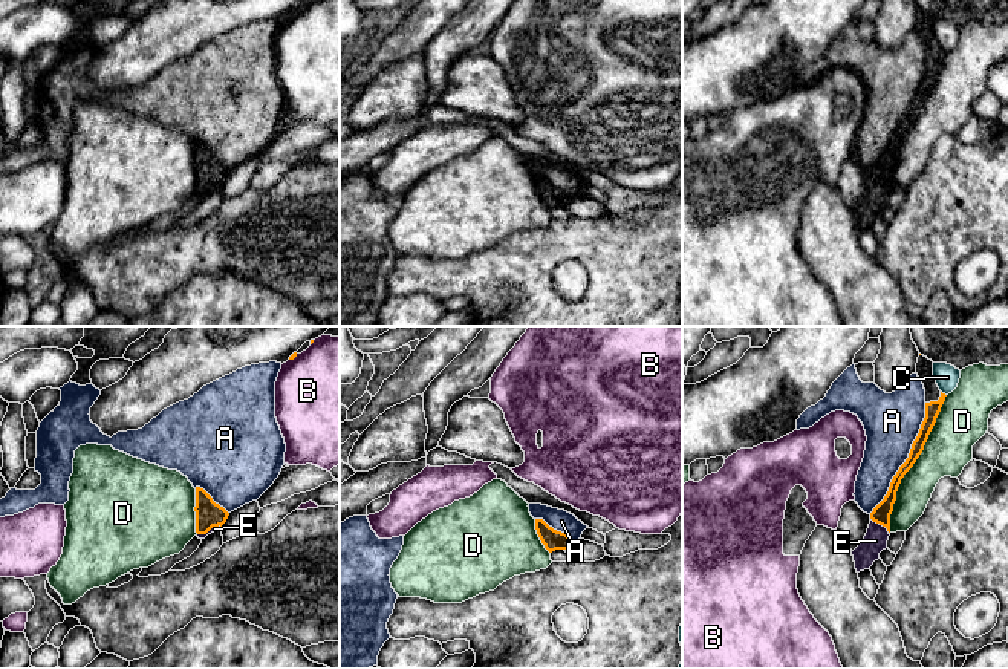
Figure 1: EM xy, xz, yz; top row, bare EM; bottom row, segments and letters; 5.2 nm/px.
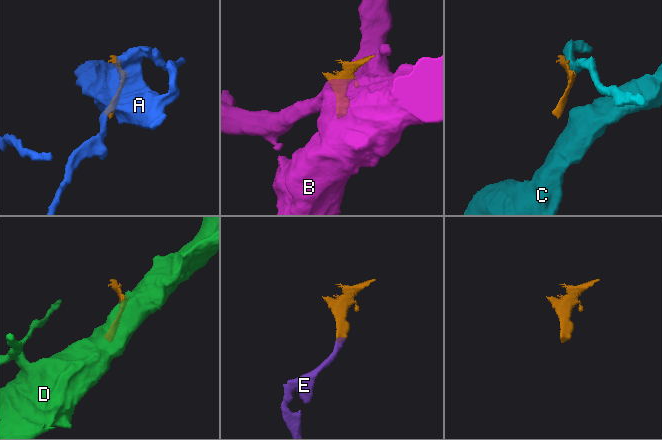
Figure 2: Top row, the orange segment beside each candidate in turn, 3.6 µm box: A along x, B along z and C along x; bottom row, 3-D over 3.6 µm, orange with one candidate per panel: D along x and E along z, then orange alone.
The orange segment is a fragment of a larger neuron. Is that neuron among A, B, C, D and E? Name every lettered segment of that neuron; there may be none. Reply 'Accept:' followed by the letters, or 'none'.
Accept: E

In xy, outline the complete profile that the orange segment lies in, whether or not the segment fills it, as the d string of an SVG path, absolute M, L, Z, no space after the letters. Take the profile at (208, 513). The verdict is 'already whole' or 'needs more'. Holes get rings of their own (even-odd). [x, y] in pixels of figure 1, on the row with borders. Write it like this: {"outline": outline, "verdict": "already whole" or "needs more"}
{"outline": "M196 487L196 536L205 539L208 534L222 528L229 513L216 504L200 487Z", "verdict": "needs more"}

